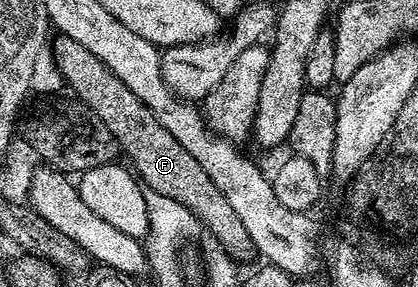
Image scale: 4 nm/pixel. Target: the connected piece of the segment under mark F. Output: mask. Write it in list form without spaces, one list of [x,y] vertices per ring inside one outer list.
[[[58,35],[55,38],[52,52],[61,80],[66,80],[71,91],[82,100],[79,102],[91,109],[100,123],[112,131],[119,150],[123,154],[126,152],[125,160],[132,166],[138,181],[145,188],[166,195],[190,209],[211,234],[219,239],[224,238],[227,252],[238,263],[253,258],[254,244],[248,231],[244,231],[244,223],[236,219],[236,211],[228,207],[228,199],[224,199],[216,183],[208,179],[208,171],[204,171],[204,167],[200,167],[200,163],[196,163],[196,159],[192,159],[192,155],[188,155],[188,151],[184,151],[184,147],[172,139],[172,134],[162,126],[160,119],[156,119],[156,115],[152,115],[152,111],[148,111],[148,107],[144,107],[144,103],[140,103],[140,99],[136,99],[136,95],[132,95],[132,91],[120,83],[117,75],[104,67],[104,63],[100,63],[92,51],[88,51],[88,47],[80,47],[80,43],[71,37]]]

